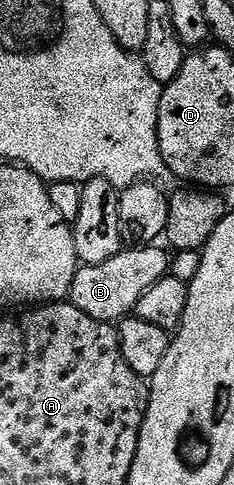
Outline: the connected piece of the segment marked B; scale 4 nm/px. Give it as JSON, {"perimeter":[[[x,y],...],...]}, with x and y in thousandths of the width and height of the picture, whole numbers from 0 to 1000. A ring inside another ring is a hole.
{"perimeter":[[[650,503],[530,511],[513,515],[500,528],[449,536],[449,544],[342,546],[338,559],[312,569],[295,621],[329,635],[346,635],[346,643],[363,643],[363,652],[397,652],[397,660],[479,668],[504,666],[573,641],[585,619],[603,619],[603,610],[620,610],[620,602],[637,602],[637,594],[654,594],[654,586],[671,586],[671,577],[718,571],[722,524],[714,515],[705,520],[688,509],[697,507]]]}

